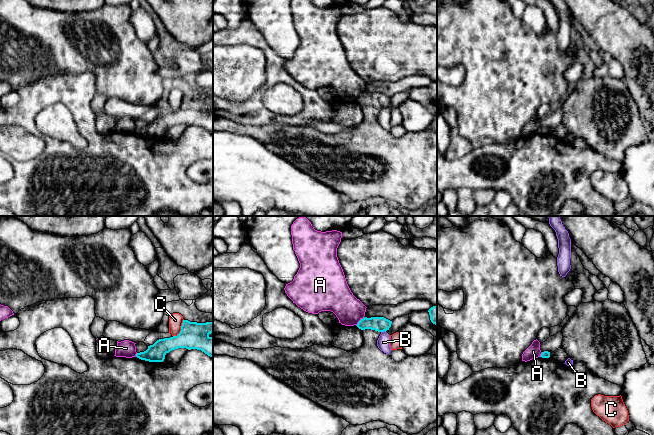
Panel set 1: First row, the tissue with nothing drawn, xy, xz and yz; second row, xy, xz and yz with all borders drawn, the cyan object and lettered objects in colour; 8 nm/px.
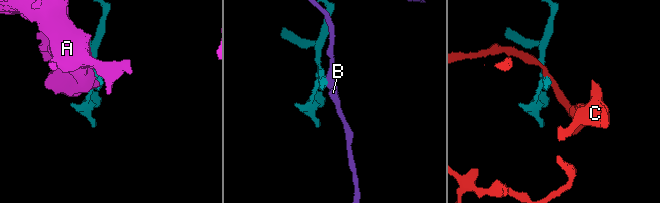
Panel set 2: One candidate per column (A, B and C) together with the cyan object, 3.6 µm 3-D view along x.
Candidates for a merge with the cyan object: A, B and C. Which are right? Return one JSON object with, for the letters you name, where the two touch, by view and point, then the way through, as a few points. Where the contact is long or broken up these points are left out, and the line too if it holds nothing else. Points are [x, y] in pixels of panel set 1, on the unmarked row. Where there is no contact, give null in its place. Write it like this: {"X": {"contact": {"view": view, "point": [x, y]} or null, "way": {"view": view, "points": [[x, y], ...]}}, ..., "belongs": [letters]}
{"belongs": []}

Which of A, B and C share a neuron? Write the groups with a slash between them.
A / B / C

